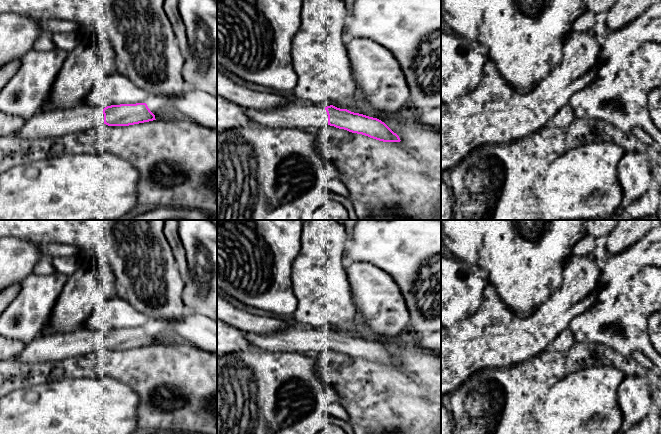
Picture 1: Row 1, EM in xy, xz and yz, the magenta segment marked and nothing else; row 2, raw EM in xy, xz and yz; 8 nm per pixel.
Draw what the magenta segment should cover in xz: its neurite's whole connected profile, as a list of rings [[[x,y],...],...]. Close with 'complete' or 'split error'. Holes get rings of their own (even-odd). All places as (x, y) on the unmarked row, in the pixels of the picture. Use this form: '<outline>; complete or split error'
[[[292,327],[271,334],[241,331],[243,337],[261,350],[270,352],[321,353],[326,349],[362,358],[383,366],[400,366],[399,360],[377,342],[340,333]]]; split error

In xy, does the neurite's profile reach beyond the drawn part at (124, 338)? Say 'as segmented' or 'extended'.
extended

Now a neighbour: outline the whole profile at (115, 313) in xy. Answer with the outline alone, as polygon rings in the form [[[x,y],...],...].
[[[116,296],[92,310],[85,328],[104,333],[111,329],[146,327],[148,318]]]

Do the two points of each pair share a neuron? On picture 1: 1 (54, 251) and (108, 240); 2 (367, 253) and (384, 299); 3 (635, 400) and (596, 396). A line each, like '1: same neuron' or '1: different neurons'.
1: different neurons
2: different neurons
3: different neurons

